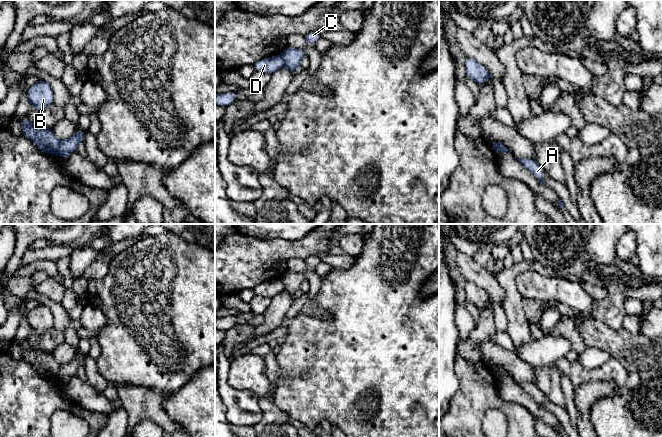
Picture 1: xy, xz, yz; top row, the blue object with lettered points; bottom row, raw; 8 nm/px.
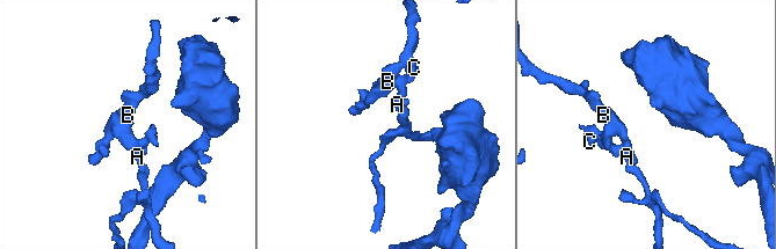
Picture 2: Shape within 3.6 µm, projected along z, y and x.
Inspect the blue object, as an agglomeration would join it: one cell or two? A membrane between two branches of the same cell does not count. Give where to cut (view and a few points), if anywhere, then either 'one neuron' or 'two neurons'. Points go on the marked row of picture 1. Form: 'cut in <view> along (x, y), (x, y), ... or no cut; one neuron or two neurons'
cut in xy along (60, 141), (57, 153); two neurons

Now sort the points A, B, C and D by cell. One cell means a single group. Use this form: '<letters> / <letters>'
A C / B D

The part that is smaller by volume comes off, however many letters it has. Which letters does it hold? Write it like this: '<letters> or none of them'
A, C

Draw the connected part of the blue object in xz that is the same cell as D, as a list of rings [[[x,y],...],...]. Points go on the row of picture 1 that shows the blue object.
[[[281,55],[263,58],[257,61],[253,67],[255,71],[263,72],[272,75],[275,71],[284,66],[284,61]]]

